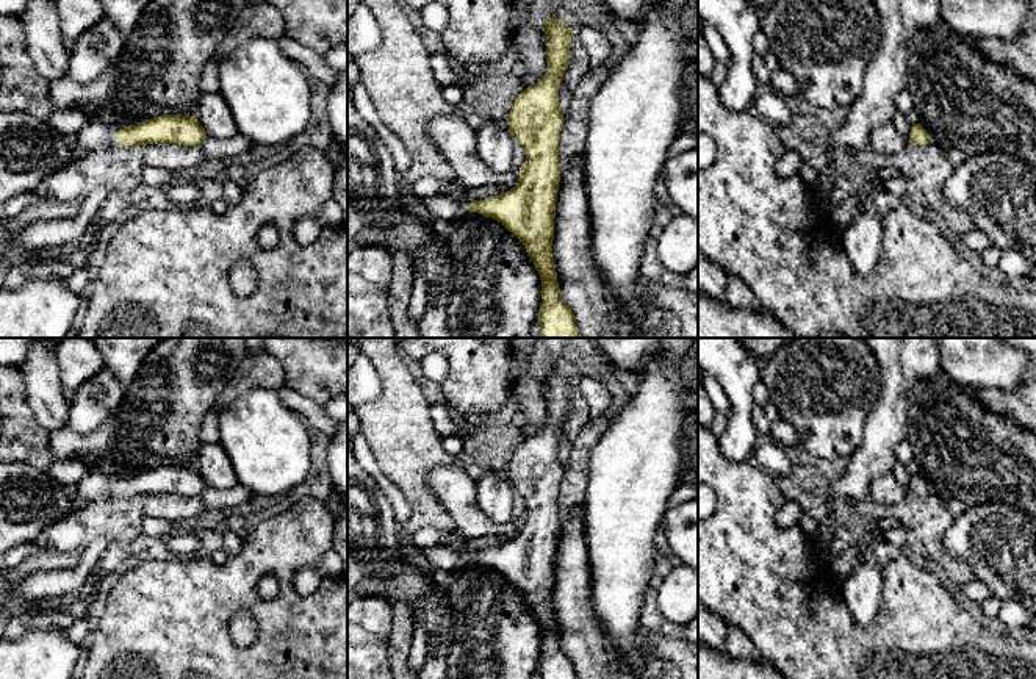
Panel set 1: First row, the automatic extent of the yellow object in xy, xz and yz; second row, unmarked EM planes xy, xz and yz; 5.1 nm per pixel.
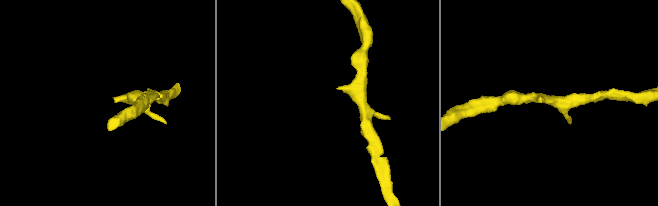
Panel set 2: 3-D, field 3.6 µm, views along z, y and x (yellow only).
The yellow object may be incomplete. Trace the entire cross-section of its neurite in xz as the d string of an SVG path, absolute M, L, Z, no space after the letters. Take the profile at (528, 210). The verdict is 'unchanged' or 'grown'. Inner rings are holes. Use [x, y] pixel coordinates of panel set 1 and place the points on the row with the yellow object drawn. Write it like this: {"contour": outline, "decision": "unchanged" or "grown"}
{"contour": "M556 14L548 17L541 31L549 38L549 45L545 52L548 61L545 77L515 99L507 119L509 131L526 150L526 163L521 166L516 186L484 200L457 202L441 194L421 200L441 225L468 216L485 216L501 222L523 242L540 274L541 304L538 325L541 338L582 338L573 311L562 299L552 257L556 202L560 181L559 144L565 122L563 113L559 108L559 88L570 64L570 44L574 31L559 20Z", "decision": "grown"}

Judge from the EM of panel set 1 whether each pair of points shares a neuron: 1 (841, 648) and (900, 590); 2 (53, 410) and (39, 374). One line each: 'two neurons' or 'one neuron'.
1: one neuron
2: one neuron

